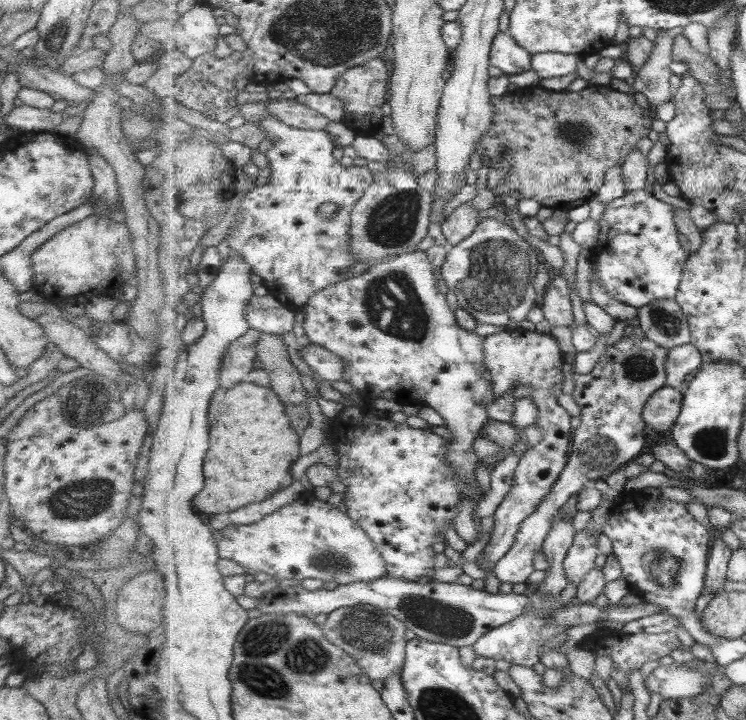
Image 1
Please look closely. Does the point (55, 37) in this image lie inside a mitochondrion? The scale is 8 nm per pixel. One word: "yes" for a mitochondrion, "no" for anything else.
yes

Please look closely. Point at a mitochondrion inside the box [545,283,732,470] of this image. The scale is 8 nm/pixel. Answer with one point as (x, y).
(712, 442)

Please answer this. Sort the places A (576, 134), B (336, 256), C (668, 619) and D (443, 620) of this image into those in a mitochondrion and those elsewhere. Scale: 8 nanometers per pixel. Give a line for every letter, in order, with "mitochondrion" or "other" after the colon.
A: mitochondrion
B: mitochondrion
C: other
D: mitochondrion

